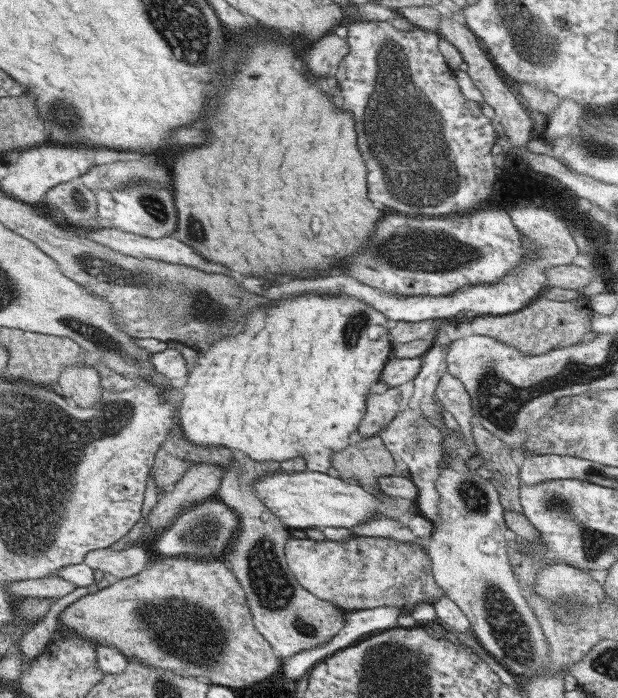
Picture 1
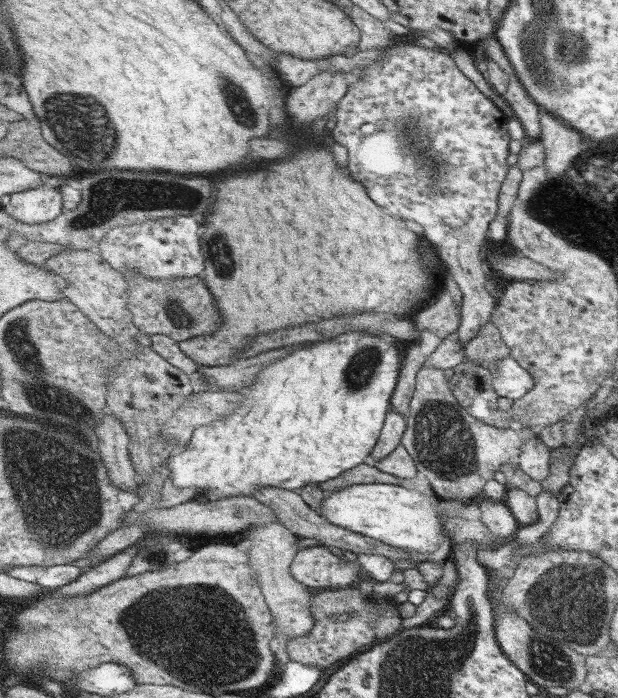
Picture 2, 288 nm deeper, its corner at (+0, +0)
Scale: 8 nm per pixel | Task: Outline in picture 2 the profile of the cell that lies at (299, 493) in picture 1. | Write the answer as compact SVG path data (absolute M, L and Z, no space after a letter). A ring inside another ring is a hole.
M353 484L341 490L325 490L327 498L317 510L329 522L353 530L361 536L379 540L391 548L415 550L419 554L433 554L441 548L441 524L435 516L427 496L415 492L411 486L391 486L391 484Z

